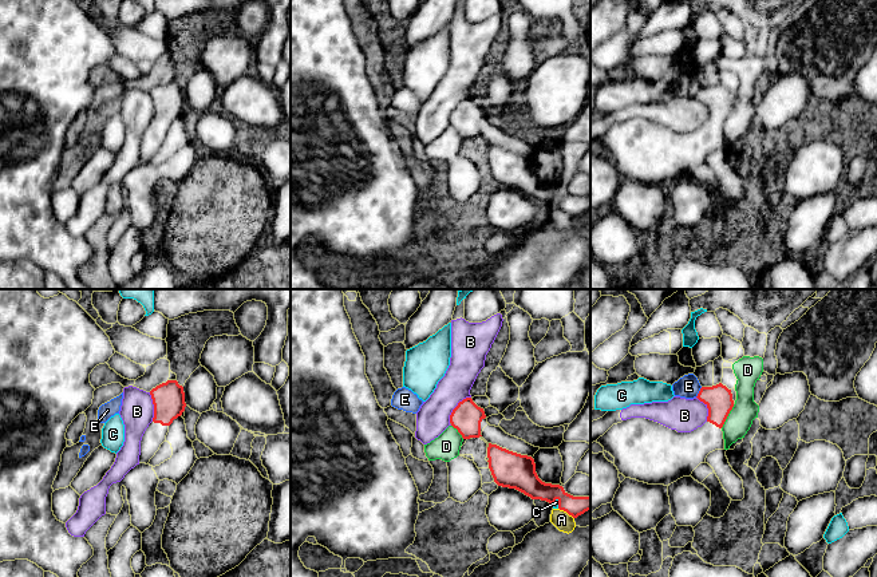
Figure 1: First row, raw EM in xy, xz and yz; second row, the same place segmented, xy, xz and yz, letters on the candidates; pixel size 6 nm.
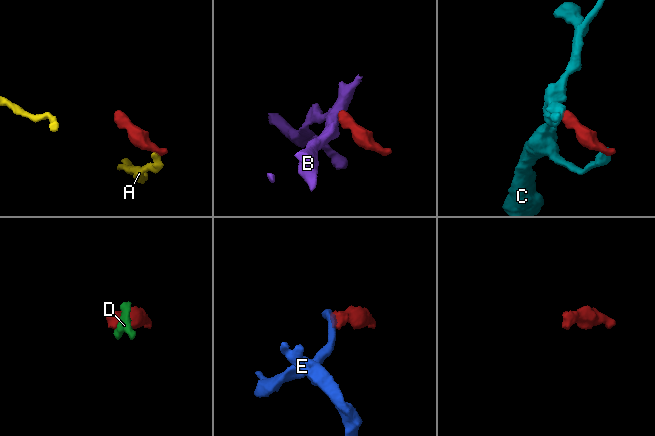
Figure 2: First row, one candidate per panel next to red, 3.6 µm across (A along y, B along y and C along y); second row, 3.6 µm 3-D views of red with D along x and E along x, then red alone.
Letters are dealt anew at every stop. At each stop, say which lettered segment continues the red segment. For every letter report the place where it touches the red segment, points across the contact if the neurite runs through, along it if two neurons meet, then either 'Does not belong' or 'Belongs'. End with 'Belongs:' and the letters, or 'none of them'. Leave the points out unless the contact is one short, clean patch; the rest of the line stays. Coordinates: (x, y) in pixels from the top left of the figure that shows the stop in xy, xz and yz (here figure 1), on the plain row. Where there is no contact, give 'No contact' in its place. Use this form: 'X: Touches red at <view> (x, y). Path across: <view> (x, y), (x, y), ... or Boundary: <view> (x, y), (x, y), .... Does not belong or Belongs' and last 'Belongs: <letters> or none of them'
A: Touches red at xz (567, 212). Boundary: xz (559, 208), (573, 218). Does not belong
B: Touches red at xz (455, 107). Boundary: xz (470, 97), (458, 103), (449, 122). Does not belong
C: Touches red at xz (559, 204). Boundary: xz (556, 198), (559, 208). Does not belong
D: Touches red at yz (727, 115). Boundary: yz (734, 105), (721, 127). Does not belong
E: Touches red at yz (699, 93). Boundary: yz (702, 87), (695, 97). Does not belong
Belongs: none of them

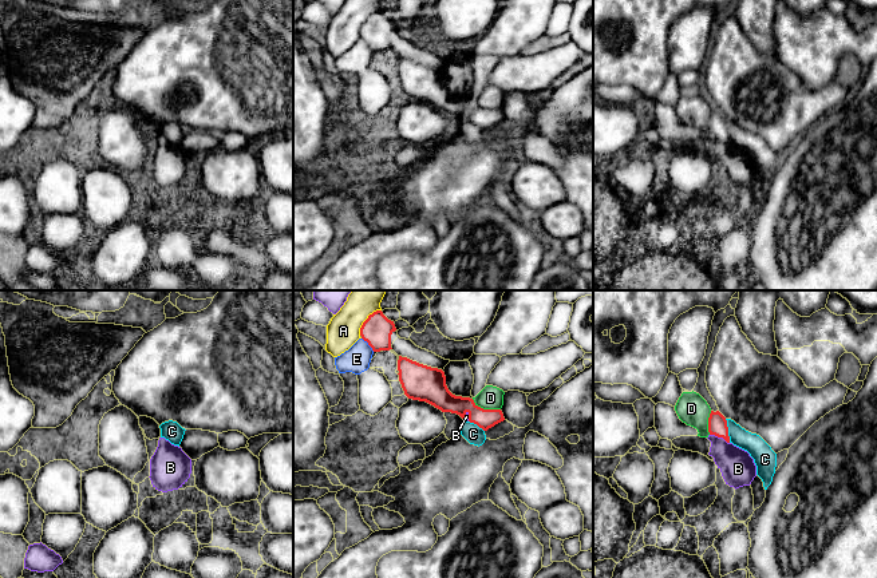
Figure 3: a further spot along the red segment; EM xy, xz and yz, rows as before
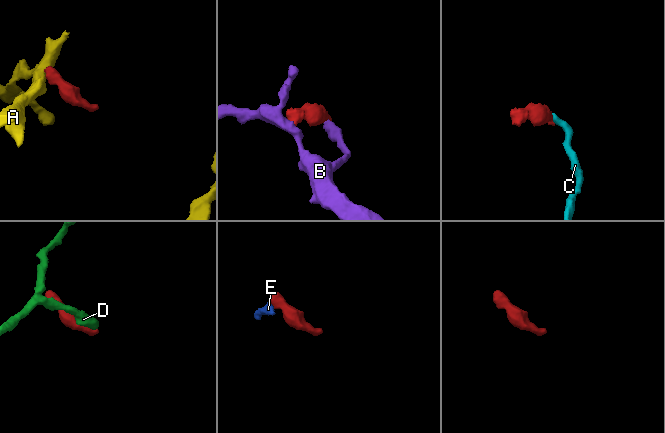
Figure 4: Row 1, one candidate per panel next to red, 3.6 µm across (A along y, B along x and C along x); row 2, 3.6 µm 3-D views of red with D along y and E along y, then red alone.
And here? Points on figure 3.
A: Touches red at xz (366, 20). Boundary: xz (380, 10), (368, 16), (359, 35). Does not belong
B: Touches red at yz (719, 137). Boundary: yz (710, 134), (723, 138), (729, 143). Does not belong
C: Touches red at yz (727, 131). Boundary: yz (725, 119), (729, 127), (730, 142). Does not belong
D: Touches red at xz (486, 110). Does not belong
E: Touches red at xz (368, 44). Boundary: xz (362, 38), (374, 51). Does not belong
Belongs: none of them

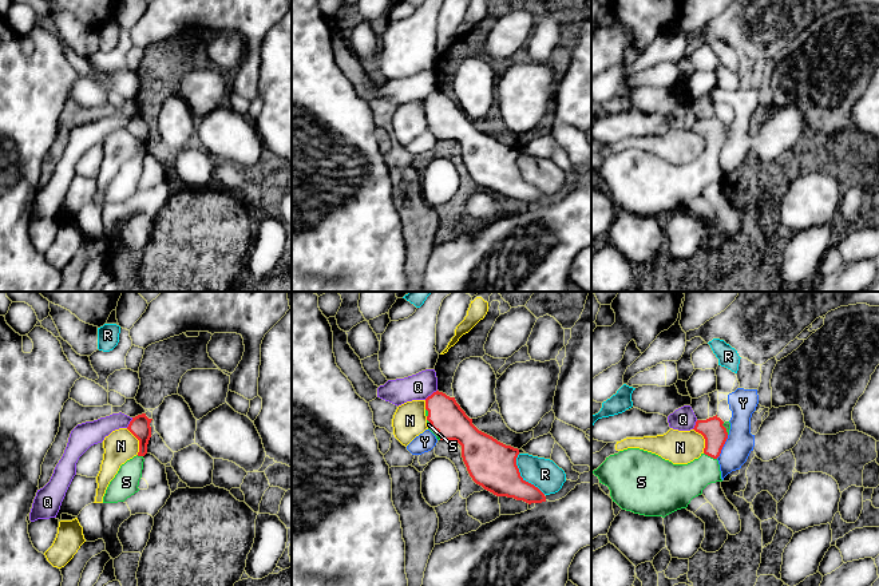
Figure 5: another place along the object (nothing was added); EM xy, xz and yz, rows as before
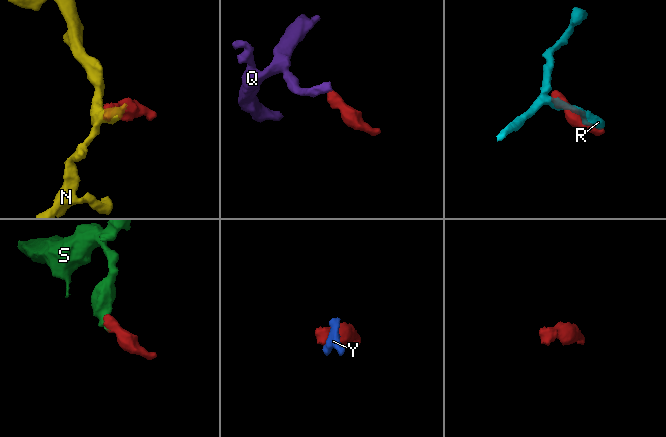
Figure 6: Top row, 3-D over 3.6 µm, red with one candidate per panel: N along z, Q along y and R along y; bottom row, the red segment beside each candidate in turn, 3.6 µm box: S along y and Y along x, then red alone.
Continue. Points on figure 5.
N: Touches red at yz (705, 141). Boundary: yz (693, 129), (704, 139), (704, 153). Does not belong
Q: Touches red at xz (431, 95). Boundary: xz (436, 90), (424, 99). Does not belong
R: Touches red at xz (521, 177). Does not belong
S: Touches red at yz (711, 157). Path across: yz (715, 134), (711, 157), (685, 182), (678, 183). Belongs
Y: Touches red at yz (723, 146). Boundary: yz (728, 135), (721, 153), (716, 158). Does not belong
Belongs: S

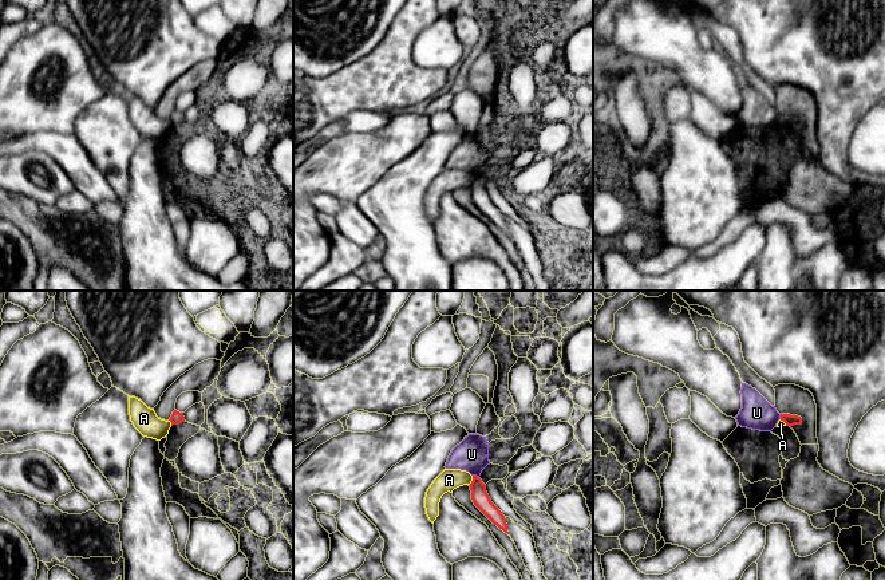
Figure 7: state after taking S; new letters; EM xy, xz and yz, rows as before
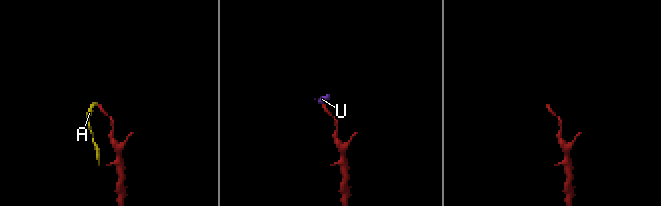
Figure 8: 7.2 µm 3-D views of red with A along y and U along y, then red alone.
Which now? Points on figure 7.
A: Touches red at xz (471, 181). Boundary: xz (473, 176), (469, 185). Does not belong
U: Touches red at xz (475, 176). Path across: xz (479, 196), (475, 176), (471, 154). Belongs
Belongs: U

